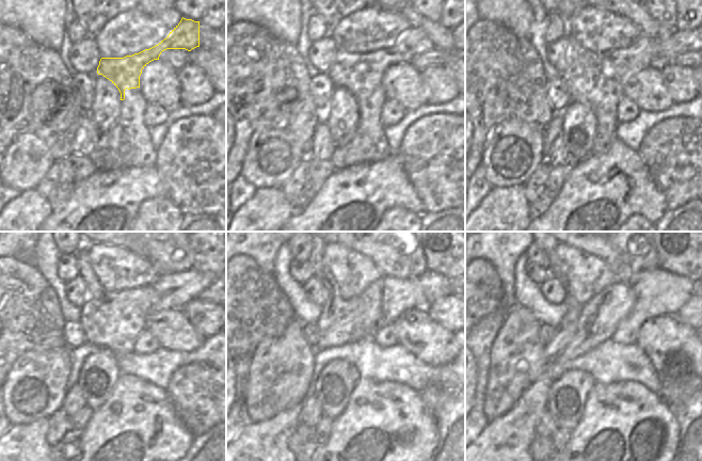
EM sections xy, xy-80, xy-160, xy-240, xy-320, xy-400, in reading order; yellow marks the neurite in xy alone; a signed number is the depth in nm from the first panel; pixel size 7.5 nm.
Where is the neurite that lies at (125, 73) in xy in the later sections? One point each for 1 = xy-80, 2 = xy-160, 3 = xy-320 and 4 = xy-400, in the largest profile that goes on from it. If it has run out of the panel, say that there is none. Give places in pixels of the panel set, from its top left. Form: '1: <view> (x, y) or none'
1: xy-80 (359, 73)
2: xy-160 (588, 75)
3: xy-320 (341, 320)
4: xy-400 (564, 333)

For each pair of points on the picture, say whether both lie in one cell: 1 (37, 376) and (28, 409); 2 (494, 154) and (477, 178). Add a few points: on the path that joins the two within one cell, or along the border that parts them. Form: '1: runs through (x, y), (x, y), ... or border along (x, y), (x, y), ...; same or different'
1: runs through (26, 376), (17, 381), (19, 394), (22, 397); same
2: border along (480, 164), (487, 181), (492, 187); different

